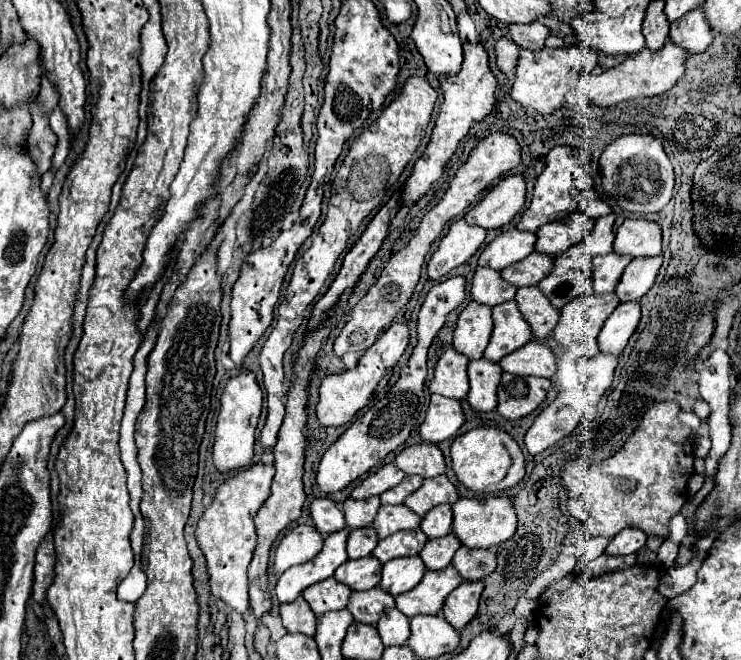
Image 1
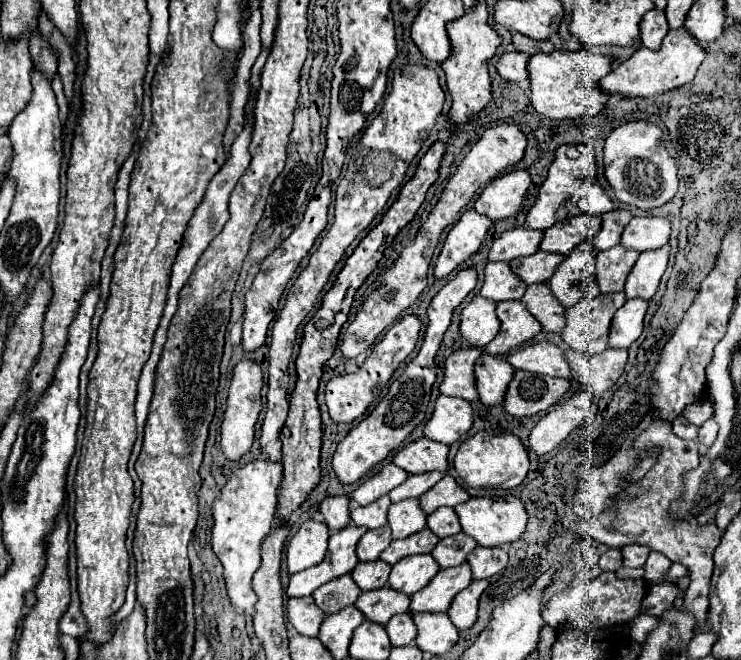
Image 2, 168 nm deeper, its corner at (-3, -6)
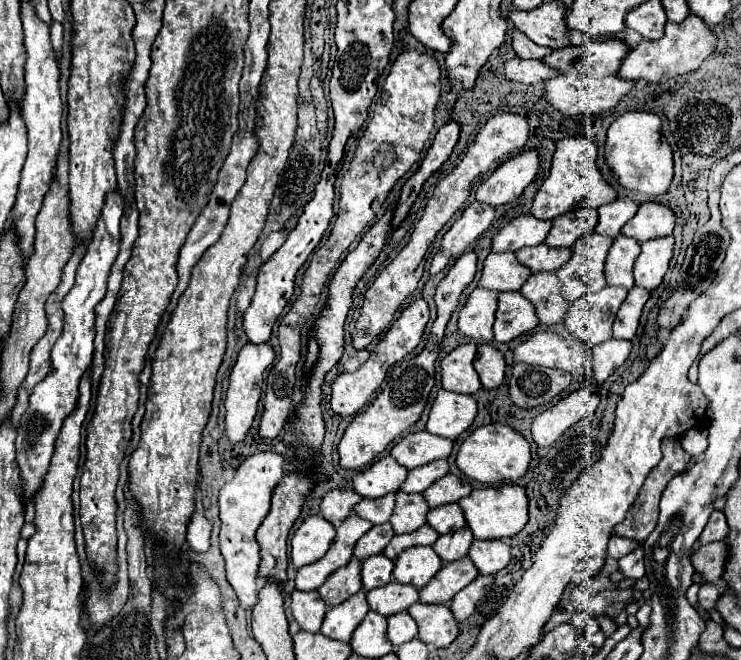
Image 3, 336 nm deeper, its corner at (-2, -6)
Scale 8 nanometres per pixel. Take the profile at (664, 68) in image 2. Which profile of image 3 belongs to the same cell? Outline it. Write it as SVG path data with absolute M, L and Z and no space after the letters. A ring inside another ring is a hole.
M689 15L683 23L665 23L665 35L657 41L641 41L635 49L627 53L623 59L623 65L619 69L619 75L623 79L645 79L649 83L667 81L685 73L691 73L699 69L699 65L715 51L717 37L715 33L699 19L697 15Z

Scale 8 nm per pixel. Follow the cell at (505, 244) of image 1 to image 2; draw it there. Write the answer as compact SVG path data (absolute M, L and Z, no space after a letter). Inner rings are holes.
M526 227L510 229L510 231L502 233L492 243L490 253L488 253L488 261L510 263L516 257L534 255L540 247L540 241L542 241L542 231L534 231L534 229L526 229Z

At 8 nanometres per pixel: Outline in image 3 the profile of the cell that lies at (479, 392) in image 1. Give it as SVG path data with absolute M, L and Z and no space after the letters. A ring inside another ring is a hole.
M483 343L477 347L479 355L475 359L475 371L485 389L495 389L505 379L505 357L491 343Z

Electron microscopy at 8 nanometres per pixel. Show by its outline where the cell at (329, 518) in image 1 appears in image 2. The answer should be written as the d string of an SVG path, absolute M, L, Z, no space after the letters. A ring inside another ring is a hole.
M326 497L320 503L320 513L324 515L324 523L330 531L340 531L350 525L350 513L348 513L350 497Z

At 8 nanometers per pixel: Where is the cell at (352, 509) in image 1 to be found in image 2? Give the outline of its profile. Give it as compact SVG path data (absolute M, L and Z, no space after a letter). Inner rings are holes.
M384 495L382 499L374 501L372 505L366 507L356 507L350 517L356 527L366 527L366 529L378 529L386 525L386 513L390 507L390 499Z

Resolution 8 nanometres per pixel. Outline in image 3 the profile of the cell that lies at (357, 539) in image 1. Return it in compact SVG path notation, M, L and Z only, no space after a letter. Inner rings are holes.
M391 523L373 525L373 527L357 541L353 555L355 555L359 561L365 561L365 559L371 557L371 555L379 555L379 553L387 547L387 543L391 541L393 535L395 535L395 533L393 533Z

